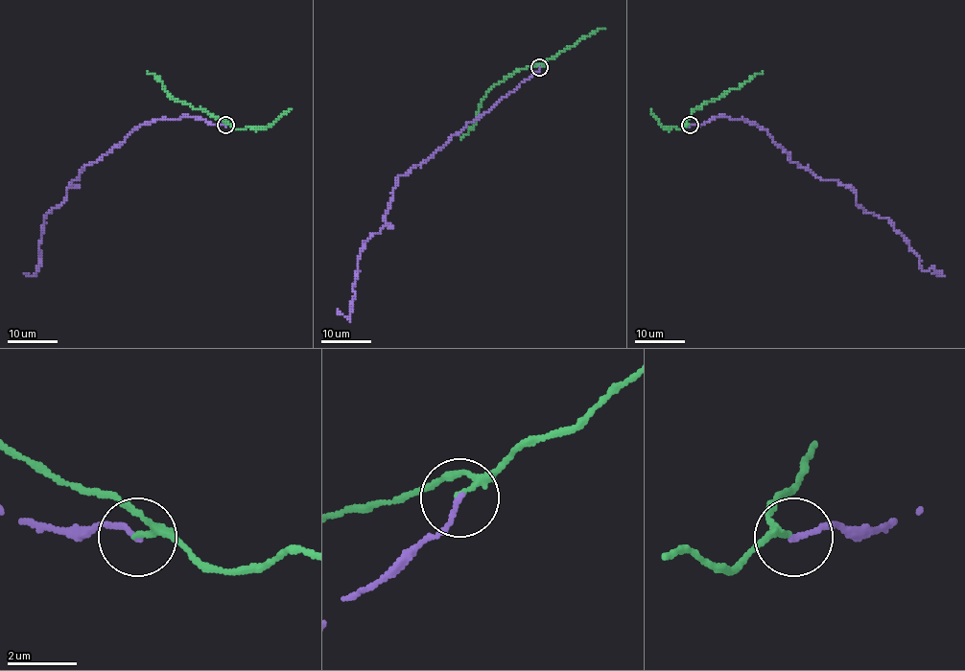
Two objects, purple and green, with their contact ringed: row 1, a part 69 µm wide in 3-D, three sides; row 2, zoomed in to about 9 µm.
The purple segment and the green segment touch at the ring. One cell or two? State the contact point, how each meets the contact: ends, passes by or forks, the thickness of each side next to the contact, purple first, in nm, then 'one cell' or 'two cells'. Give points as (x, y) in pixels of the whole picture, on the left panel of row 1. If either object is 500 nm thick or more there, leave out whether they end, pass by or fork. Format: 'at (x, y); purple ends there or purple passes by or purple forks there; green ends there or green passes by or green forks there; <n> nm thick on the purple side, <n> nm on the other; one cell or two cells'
at (225, 125); purple ends there; green passes by; 140 nm thick on the purple side, 110 nm on the other; one cell

